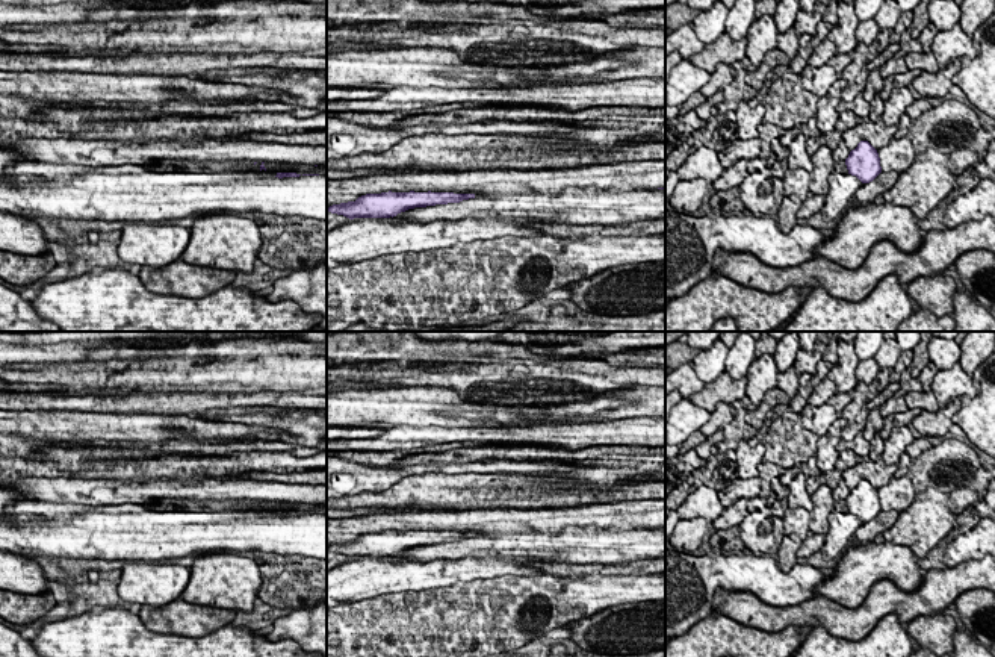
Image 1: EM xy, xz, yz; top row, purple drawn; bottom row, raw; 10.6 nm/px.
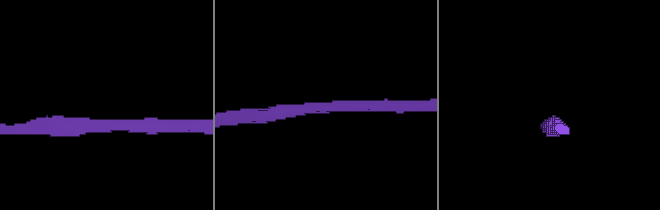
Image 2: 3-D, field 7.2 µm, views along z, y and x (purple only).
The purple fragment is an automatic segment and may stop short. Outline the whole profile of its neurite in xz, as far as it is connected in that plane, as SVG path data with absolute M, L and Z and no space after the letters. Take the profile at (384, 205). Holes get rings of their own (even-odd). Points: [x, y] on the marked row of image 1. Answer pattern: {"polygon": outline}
{"polygon": "M381 192L366 194L355 201L333 204L327 210L354 218L393 218L401 212L414 207L426 207L436 204L460 203L463 200L475 198L475 194L454 194L454 192Z"}

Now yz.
{"polygon": "M860 141L850 151L845 165L848 174L856 176L862 183L873 182L882 173L879 153L868 141Z"}

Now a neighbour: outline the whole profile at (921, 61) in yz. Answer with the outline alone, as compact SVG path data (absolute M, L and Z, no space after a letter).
M924 51L907 53L904 56L904 62L907 65L907 70L921 70L921 71L927 71L931 74L939 71L938 61L936 61L933 51L930 51L930 53L924 53Z

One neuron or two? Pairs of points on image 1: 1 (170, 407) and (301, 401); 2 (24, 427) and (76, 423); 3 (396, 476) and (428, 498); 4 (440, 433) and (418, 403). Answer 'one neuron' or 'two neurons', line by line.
1: one neuron
2: one neuron
3: two neurons
4: two neurons

